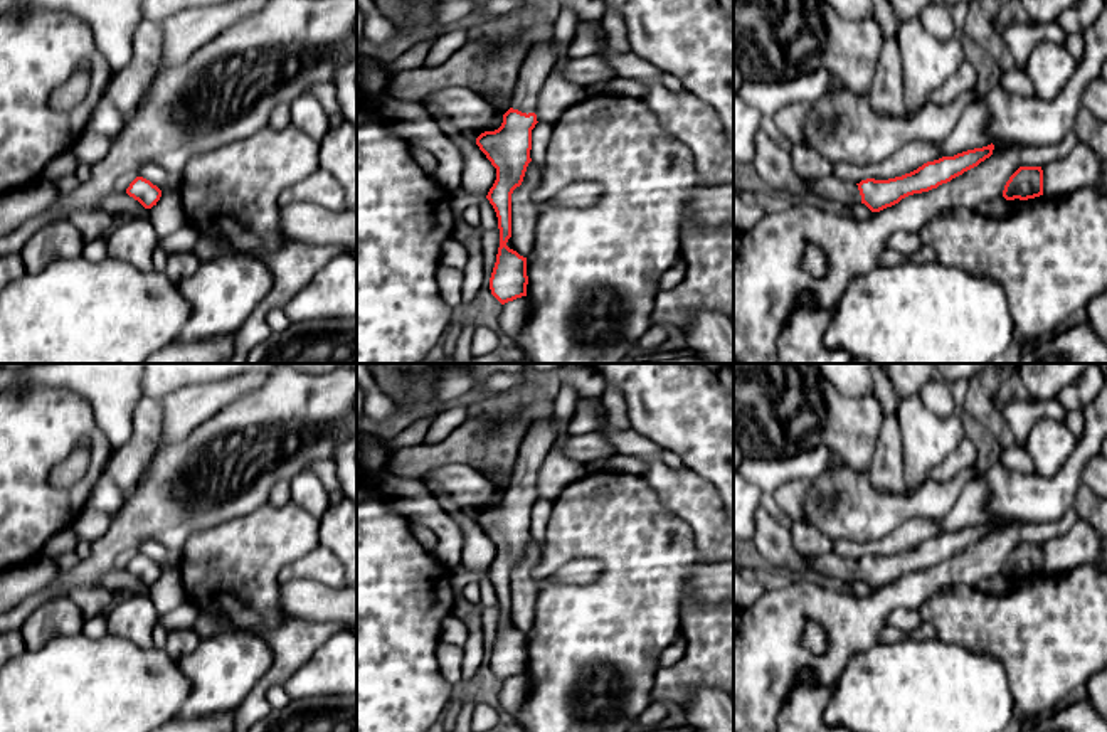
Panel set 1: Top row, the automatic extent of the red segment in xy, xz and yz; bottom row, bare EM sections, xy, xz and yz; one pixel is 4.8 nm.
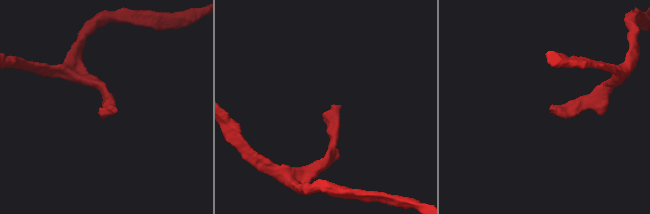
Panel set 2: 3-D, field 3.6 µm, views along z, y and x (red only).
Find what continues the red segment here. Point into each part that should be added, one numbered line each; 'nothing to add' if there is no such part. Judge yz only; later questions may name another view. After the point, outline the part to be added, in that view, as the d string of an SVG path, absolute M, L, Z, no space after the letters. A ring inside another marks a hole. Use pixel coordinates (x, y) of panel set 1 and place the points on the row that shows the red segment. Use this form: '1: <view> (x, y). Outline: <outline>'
1: yz (830, 190). Outline: M802 180L808 185L811 200L821 204L833 204L841 209L848 209L861 202L861 195L856 183L843 183L840 180Z

